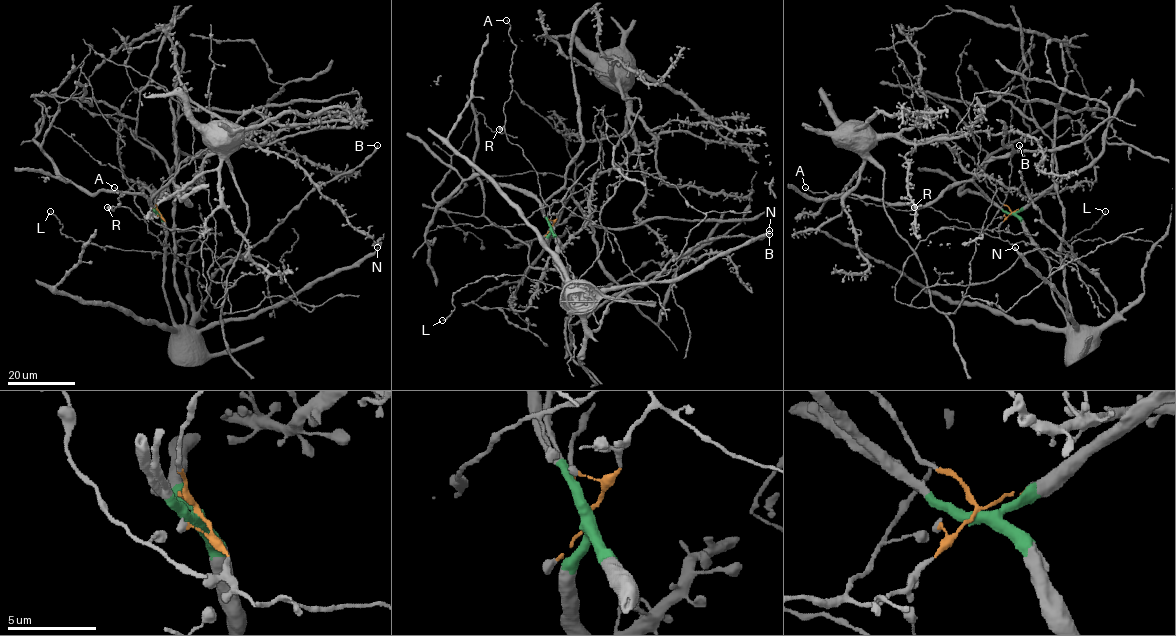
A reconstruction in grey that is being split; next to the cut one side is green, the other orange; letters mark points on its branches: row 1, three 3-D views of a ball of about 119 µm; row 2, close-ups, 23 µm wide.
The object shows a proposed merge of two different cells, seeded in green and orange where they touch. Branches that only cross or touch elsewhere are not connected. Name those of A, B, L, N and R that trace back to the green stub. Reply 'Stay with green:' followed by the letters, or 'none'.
Stay with green: A, B, N, R

